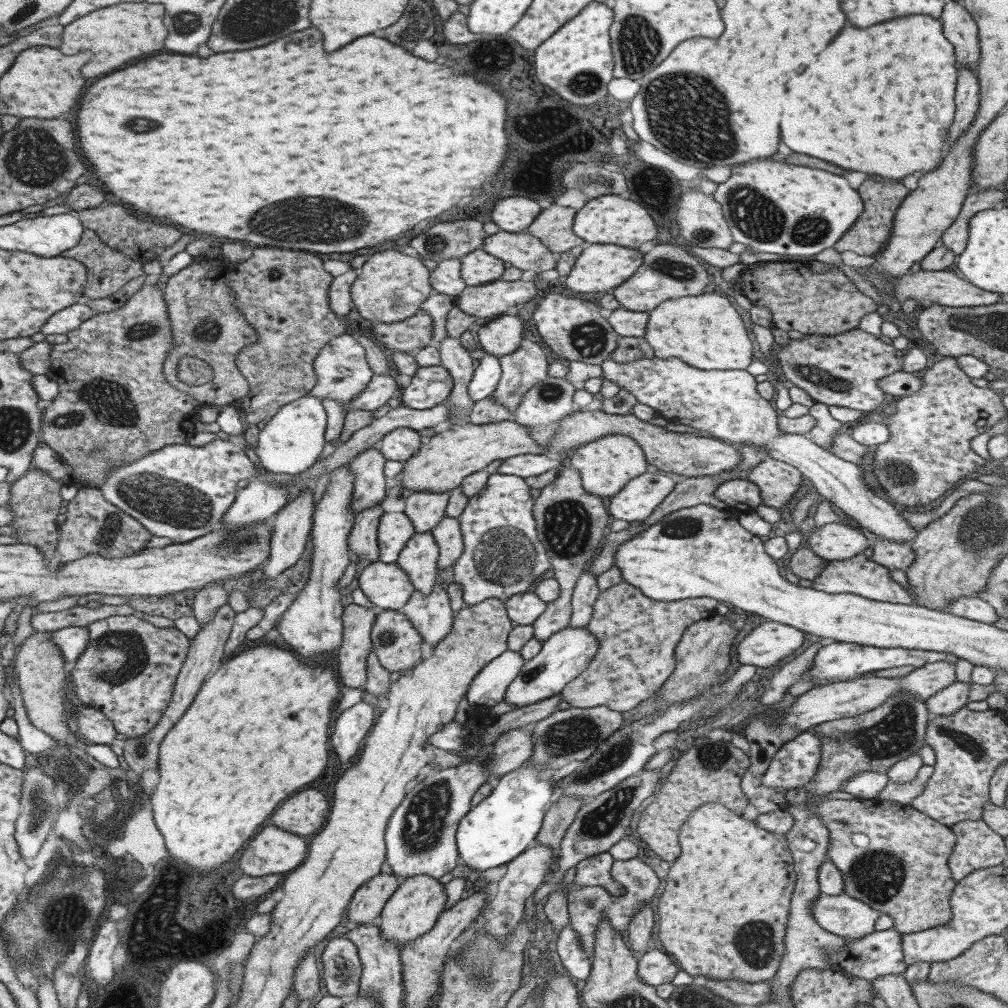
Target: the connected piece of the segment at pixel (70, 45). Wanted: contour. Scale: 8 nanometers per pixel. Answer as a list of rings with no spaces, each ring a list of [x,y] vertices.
[[[121,2],[113,6],[105,6],[93,10],[63,26],[61,44],[58,50],[63,54],[77,54],[89,50],[89,70],[85,70],[85,78],[101,78],[101,74],[109,74],[109,70],[121,70],[129,66],[129,62],[137,62],[137,58],[149,58],[149,54],[163,48],[165,26],[161,24],[163,16],[161,4],[147,2]]]

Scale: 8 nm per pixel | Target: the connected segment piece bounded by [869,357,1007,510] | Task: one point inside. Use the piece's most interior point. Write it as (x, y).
(927, 452)

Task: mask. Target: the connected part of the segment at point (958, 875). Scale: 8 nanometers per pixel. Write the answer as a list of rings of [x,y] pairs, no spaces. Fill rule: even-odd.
[[[981,819],[962,820],[949,828],[955,835],[955,844],[948,856],[948,867],[955,882],[966,877],[973,870],[1001,865],[1007,858],[1004,838],[987,827]]]

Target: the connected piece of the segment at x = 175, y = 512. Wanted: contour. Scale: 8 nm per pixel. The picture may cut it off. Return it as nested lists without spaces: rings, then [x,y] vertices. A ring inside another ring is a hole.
[[[228,435],[225,440],[217,438],[199,447],[187,443],[165,445],[128,463],[113,467],[97,488],[109,505],[129,514],[153,536],[165,536],[173,544],[183,544],[199,538],[209,531],[220,529],[220,520],[235,499],[237,482],[251,479],[255,474],[253,463],[245,455],[246,443],[242,436]]]

